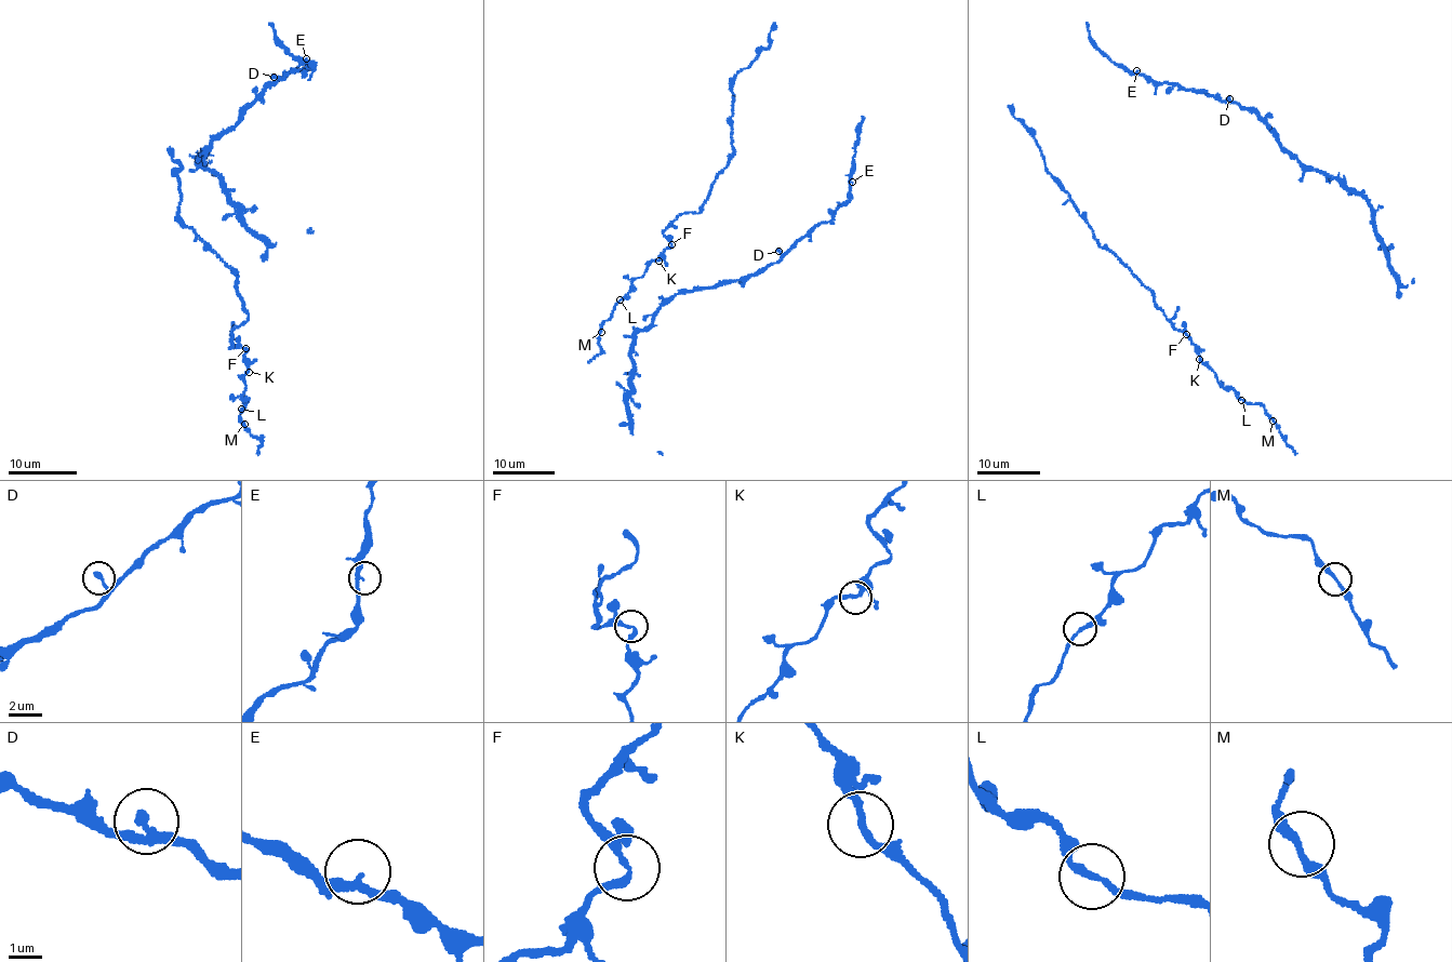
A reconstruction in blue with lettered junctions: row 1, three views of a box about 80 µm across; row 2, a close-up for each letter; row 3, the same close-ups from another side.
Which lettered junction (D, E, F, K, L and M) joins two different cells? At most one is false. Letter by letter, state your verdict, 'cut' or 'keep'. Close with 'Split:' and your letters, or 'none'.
D: keep
E: keep
F: keep
K: keep
L: keep
M: keep
Split: none

